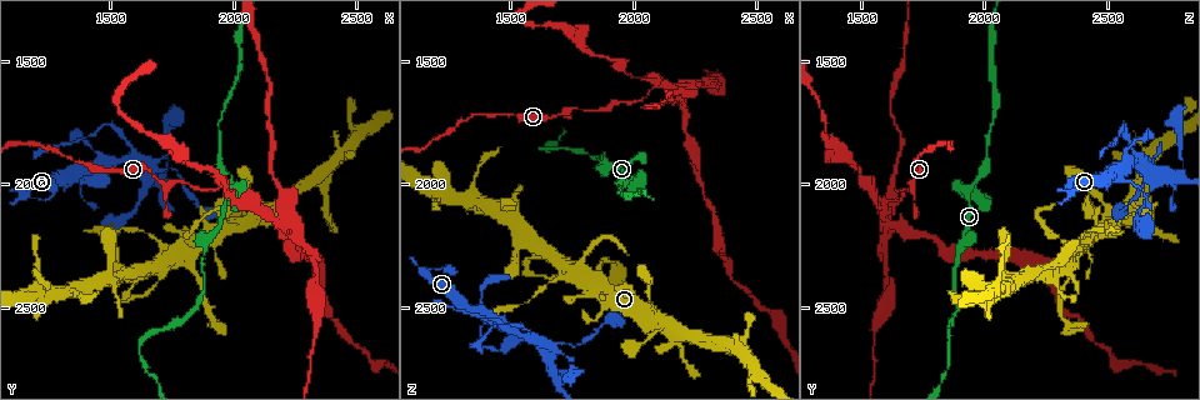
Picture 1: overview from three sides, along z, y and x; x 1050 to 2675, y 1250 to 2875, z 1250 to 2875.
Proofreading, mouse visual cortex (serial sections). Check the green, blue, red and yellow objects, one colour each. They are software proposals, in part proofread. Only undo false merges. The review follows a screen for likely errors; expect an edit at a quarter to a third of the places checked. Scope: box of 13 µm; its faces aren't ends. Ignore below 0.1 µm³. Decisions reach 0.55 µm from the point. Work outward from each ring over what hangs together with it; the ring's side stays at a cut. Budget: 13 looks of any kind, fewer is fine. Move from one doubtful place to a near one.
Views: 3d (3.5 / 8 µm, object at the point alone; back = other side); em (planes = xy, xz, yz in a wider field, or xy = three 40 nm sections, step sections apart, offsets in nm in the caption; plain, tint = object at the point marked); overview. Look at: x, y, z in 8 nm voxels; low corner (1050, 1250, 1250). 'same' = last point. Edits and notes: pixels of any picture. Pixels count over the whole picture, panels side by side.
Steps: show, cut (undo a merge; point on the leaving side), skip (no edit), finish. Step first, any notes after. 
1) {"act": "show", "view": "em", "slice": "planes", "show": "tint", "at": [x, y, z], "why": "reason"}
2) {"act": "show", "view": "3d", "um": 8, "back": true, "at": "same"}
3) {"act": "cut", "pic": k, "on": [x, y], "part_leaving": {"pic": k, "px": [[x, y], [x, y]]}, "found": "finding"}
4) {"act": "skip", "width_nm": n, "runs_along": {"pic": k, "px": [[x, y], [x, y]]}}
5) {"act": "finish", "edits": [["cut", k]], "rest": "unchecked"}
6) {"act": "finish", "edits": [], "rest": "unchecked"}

{"act": "show", "view": "3d", "um": 3.5, "back": true, "at": [1450, 1930, 1720], "why": "narrows sharply"}

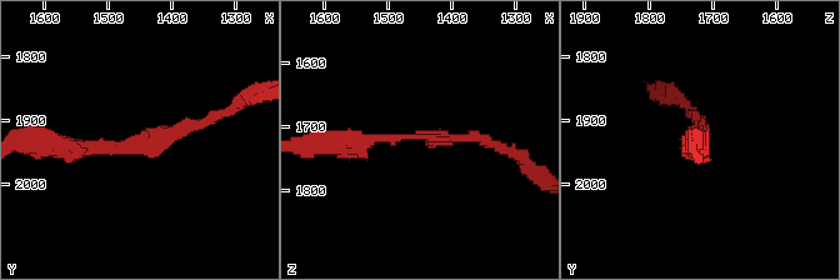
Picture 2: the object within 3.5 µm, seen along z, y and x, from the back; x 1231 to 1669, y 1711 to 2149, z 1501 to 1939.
{"act": "show", "view": "em", "slice": "xy", "step": 1, "show": "tint", "at": [1460, 1940, 1715]}

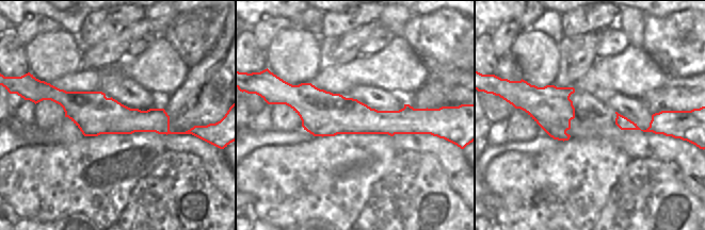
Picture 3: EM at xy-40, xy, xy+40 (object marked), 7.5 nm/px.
{"act": "skip", "width_nm": 340, "runs_along": {"pic": 3, "px": [[287, 101], [365, 120], [426, 111]]}, "found": "all the same cell"}

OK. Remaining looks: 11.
{"act": "show", "view": "3d", "um": 3.5, "at": [1940, 1970, 1980], "why": "abrupt turn"}

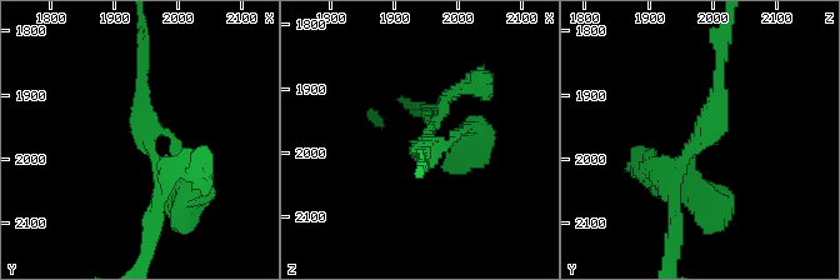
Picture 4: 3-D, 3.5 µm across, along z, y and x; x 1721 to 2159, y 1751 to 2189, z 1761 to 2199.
{"act": "show", "view": "em", "slice": "xy", "step": 5, "show": "tint", "at": [1945, 1965, 1985], "arms": 3, "arm_widths_nm": [150, 150, 200], "why": "now the EM"}

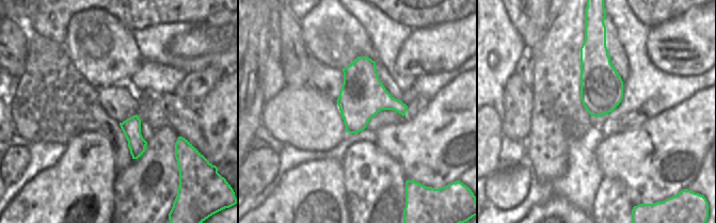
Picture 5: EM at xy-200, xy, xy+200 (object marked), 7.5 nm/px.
{"act": "skip", "runs_along": {"pic": 4, "px": [[673, 203], [720, 56]]}, "found": "one cell here"}

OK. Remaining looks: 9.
{"act": "show", "view": "3d", "um": 8, "at": [1790, 2000, 1680], "why": "calibre changes"}

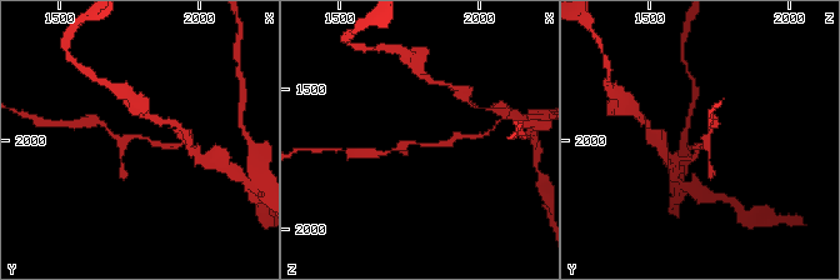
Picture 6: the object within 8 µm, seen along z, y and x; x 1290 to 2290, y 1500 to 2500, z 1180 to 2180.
{"act": "show", "view": "3d", "um": 3.5, "at": [1780, 1980, 1700], "why": "closer look"}

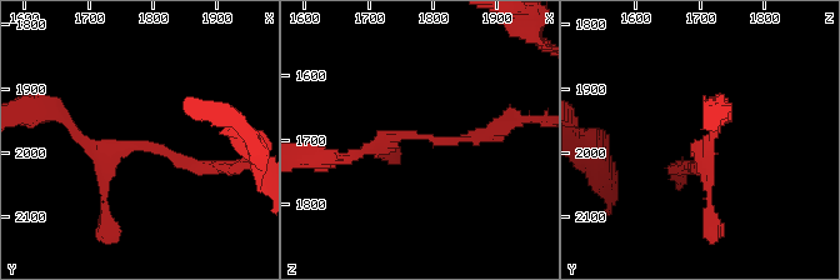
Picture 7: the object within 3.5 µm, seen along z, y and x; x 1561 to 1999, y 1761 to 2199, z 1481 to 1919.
{"act": "skip", "runs_along": {"pic": 7, "px": [[354, 154], [400, 135], [458, 141], [504, 129]]}, "found": "all the same cell"}

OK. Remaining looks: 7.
{"act": "show", "view": "3d", "um": 3.5, "at": [1640, 1980, 2680]}

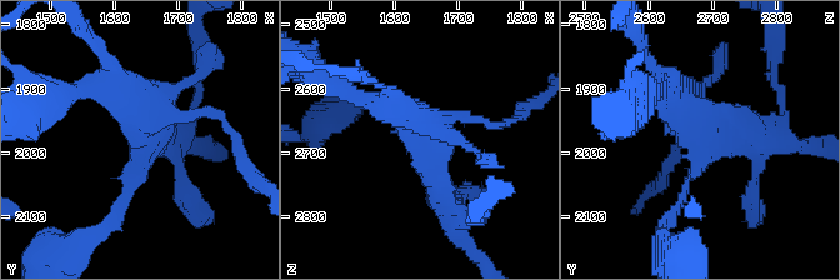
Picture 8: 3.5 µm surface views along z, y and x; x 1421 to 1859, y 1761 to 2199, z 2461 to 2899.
{"act": "show", "view": "em", "slice": "xy", "step": 5, "show": "tint", "at": [1650, 1990, 2685]}

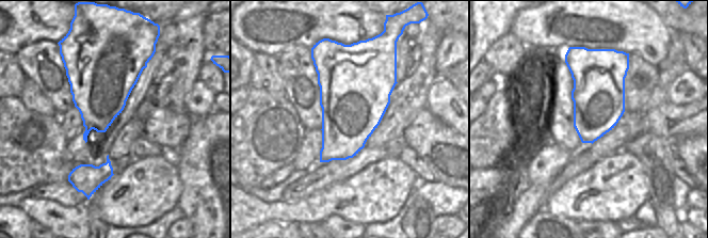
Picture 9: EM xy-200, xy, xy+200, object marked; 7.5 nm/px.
{"act": "show", "view": "em", "slice": "xy", "step": 1, "show": "tint", "at": "same", "why": "cut it another way"}

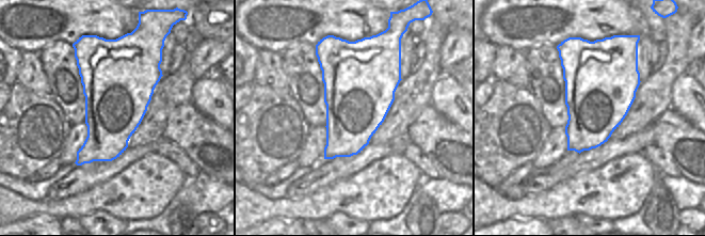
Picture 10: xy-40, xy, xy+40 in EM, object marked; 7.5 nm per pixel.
{"act": "skip", "runs_along": {"pic": 8, "px": [[381, 103], [424, 129], [463, 221]]}, "found": "all the same cell"}

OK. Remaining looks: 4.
{"act": "show", "view": "3d", "um": 3.5, "at": [2100, 2140, 2560], "why": "thin arm on a thick one"}

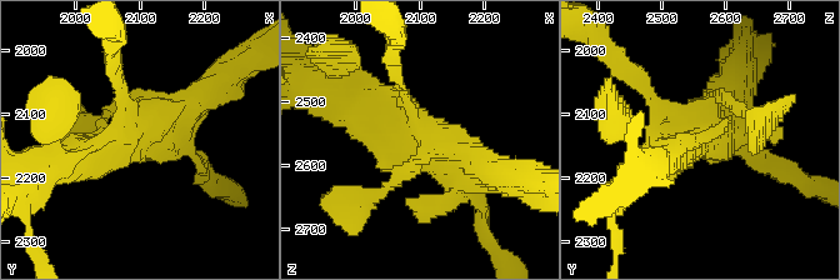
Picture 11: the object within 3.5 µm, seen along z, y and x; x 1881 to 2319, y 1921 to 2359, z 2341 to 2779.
{"act": "show", "view": "em", "slice": "planes", "show": "tint", "at": [2100, 2130, 2555]}

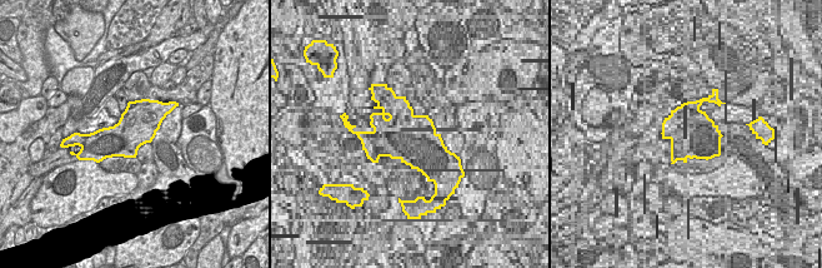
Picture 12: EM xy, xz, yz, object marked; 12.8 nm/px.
{"act": "skip", "runs_along": {"pic": 11, "px": [[353, 93], [483, 166]]}, "found": "one cell here"}

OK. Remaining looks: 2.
{"act": "finish", "edits": [], "rest": "unchecked"}

